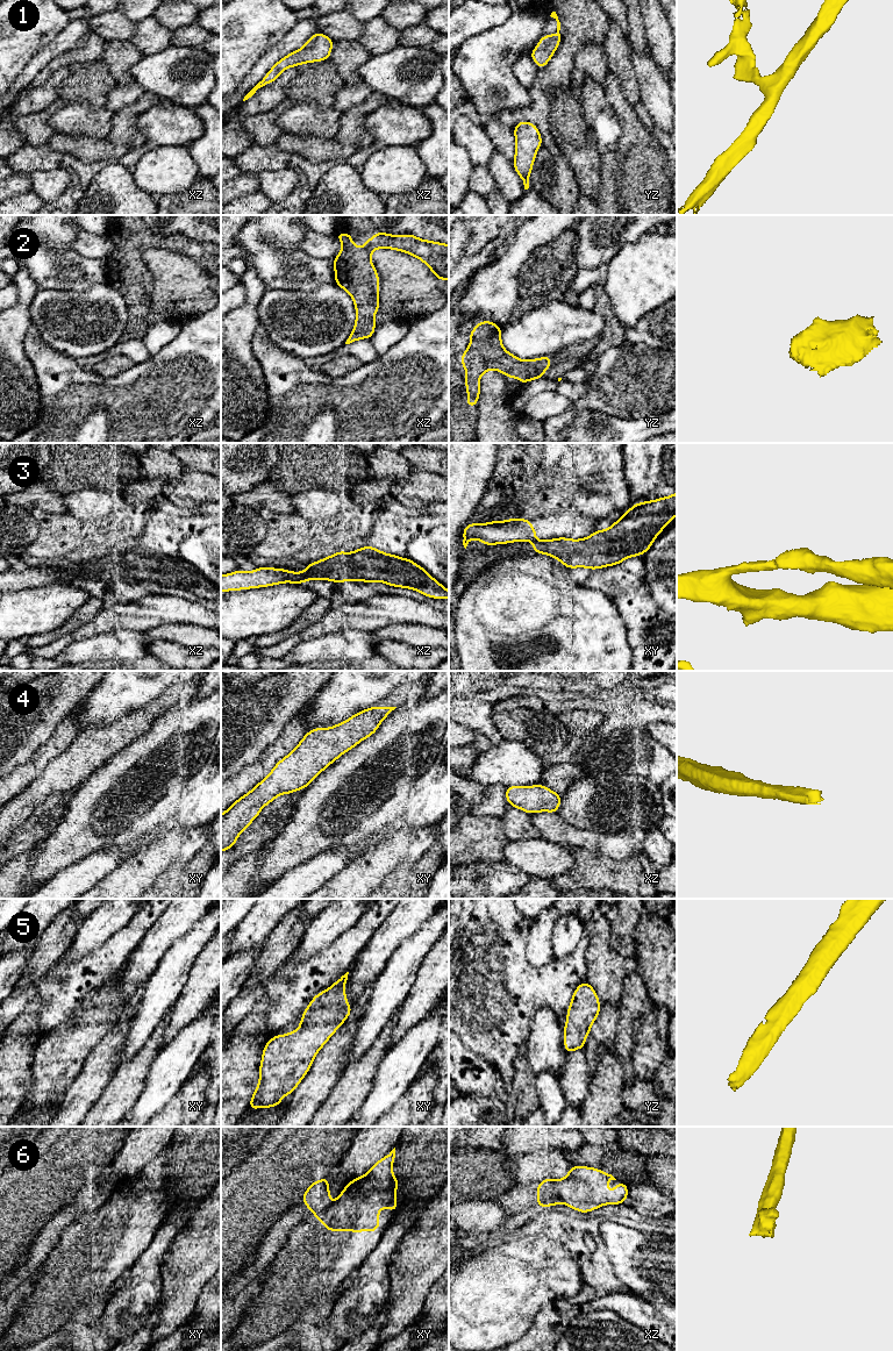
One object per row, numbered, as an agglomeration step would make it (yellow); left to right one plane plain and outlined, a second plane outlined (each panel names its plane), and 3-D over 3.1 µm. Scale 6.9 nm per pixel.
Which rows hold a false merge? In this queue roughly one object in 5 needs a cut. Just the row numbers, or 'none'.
3, 6

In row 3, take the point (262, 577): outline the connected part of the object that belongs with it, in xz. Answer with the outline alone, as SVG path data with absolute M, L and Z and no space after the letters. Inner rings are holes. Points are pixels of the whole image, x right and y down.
M257 567L251 572L235 571L221 576L221 592L273 586L283 582L303 584L307 572L292 572L284 569Z

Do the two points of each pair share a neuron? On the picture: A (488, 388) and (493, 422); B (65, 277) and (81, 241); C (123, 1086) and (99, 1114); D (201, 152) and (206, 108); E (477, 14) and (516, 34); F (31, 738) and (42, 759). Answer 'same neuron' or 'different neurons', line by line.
A: same neuron
B: different neurons
C: same neuron
D: same neuron
E: different neurons
F: different neurons

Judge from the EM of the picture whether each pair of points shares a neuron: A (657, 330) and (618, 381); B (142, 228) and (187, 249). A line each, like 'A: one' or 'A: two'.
A: two
B: one

